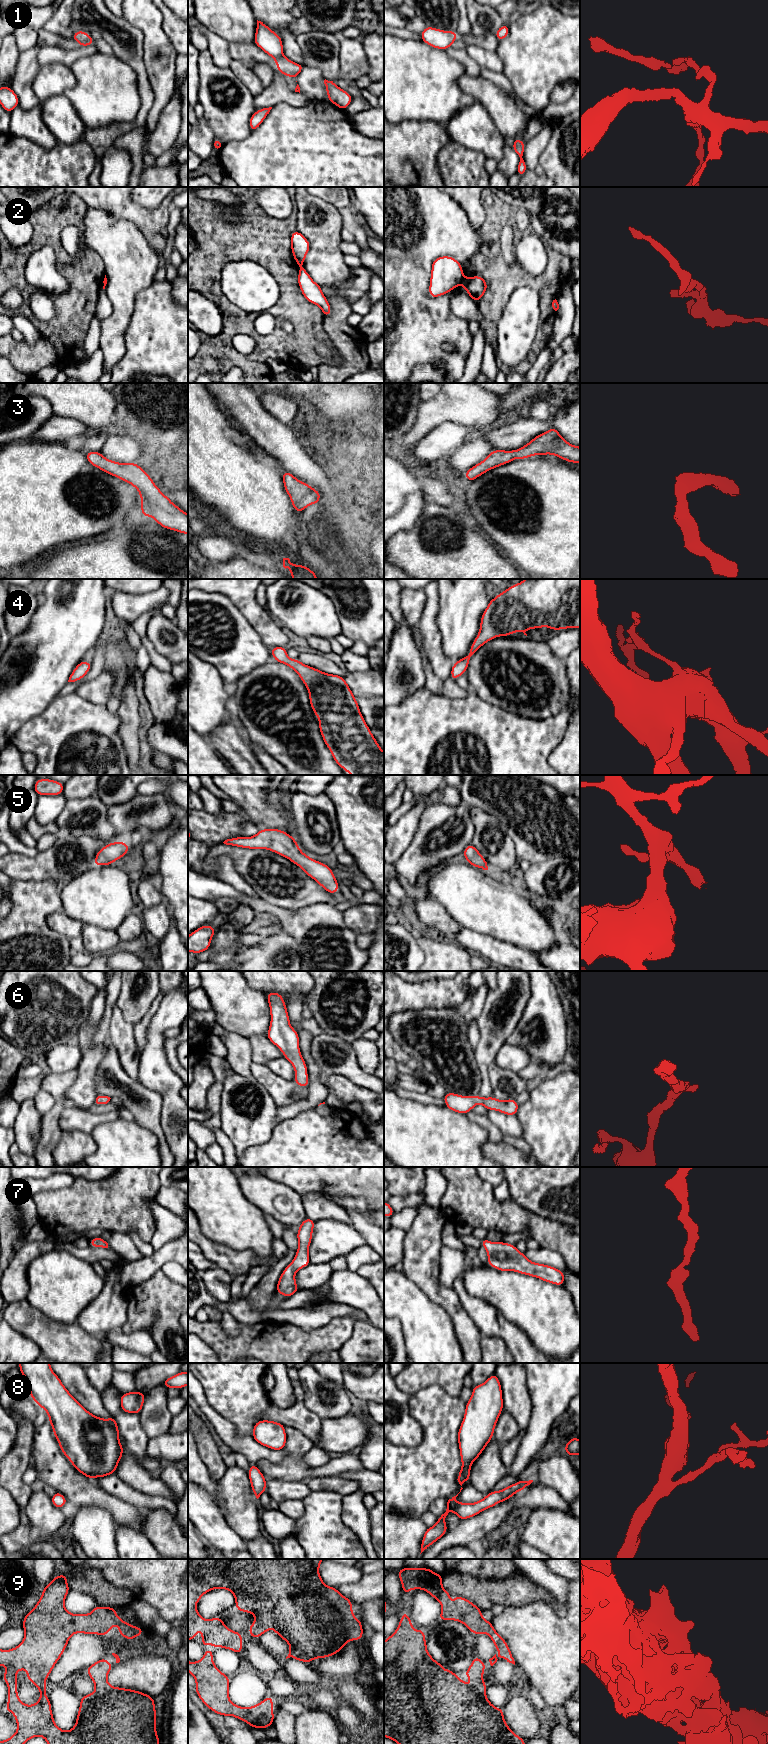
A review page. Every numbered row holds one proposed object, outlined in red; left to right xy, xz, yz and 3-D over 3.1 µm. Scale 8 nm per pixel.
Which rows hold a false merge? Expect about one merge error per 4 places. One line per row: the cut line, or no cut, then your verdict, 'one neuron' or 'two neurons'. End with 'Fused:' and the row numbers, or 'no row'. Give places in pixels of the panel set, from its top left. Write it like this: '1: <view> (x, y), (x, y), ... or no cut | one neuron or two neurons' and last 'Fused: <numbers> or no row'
1: xy (90, 37), (79, 43) | two neurons
2: yz (464, 278), (462, 283) | two neurons
3: no cut | one neuron
4: no cut | one neuron
5: no cut | one neuron
6: no cut | one neuron
7: no cut | one neuron
8: no cut | one neuron
9: no cut | one neuron
Fused: 1, 2

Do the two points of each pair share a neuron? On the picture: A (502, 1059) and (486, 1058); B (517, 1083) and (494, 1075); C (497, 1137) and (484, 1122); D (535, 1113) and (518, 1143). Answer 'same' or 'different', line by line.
A: different
B: same
C: same
D: different

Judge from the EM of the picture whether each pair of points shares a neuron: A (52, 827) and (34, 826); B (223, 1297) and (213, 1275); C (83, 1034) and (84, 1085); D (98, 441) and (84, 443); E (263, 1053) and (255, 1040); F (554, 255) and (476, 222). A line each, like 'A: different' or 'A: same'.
A: same
B: same
C: same
D: same
E: same
F: different

